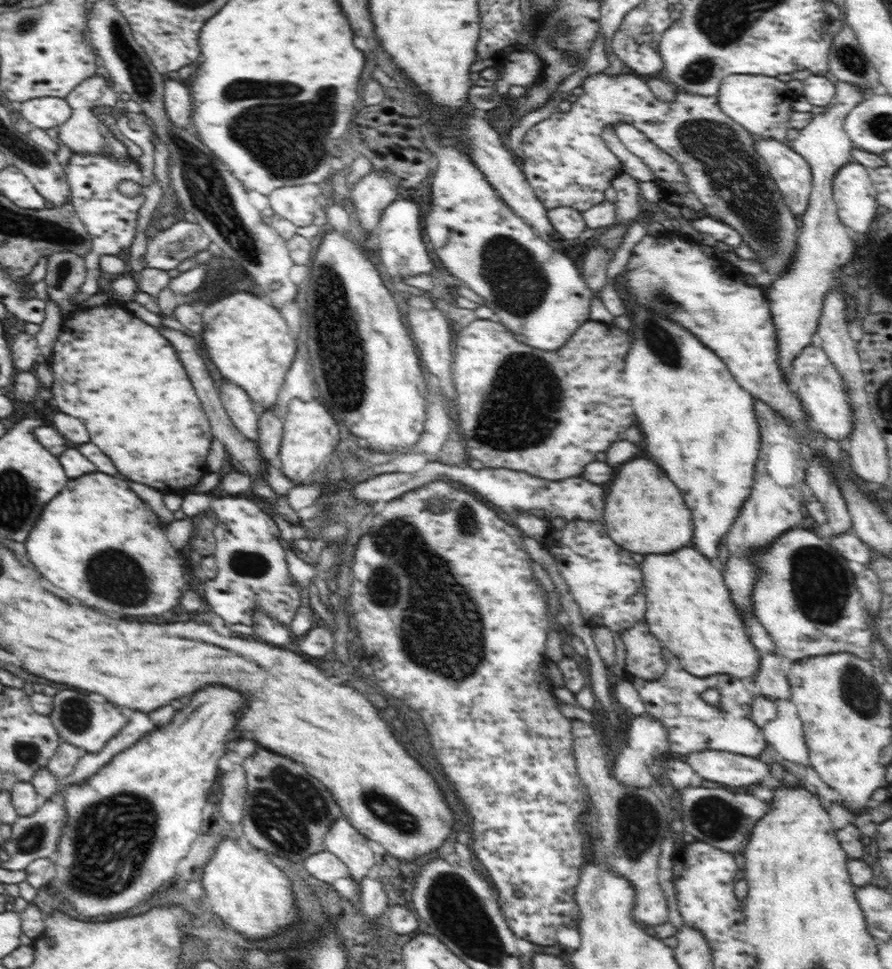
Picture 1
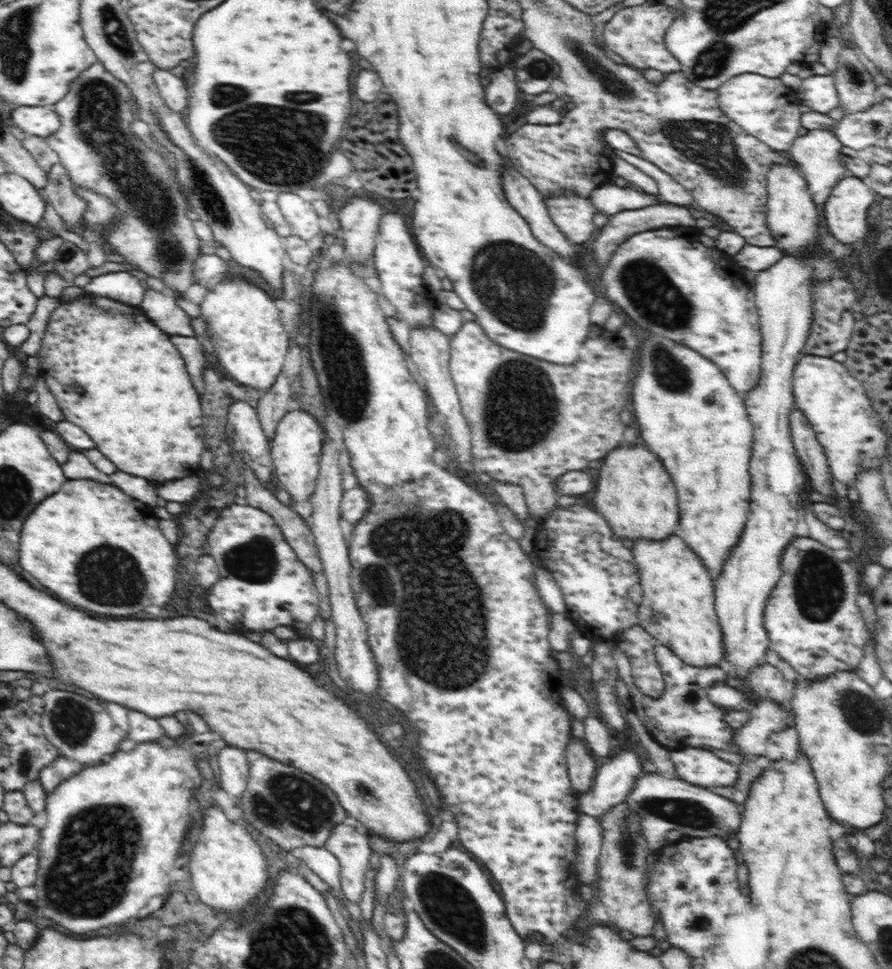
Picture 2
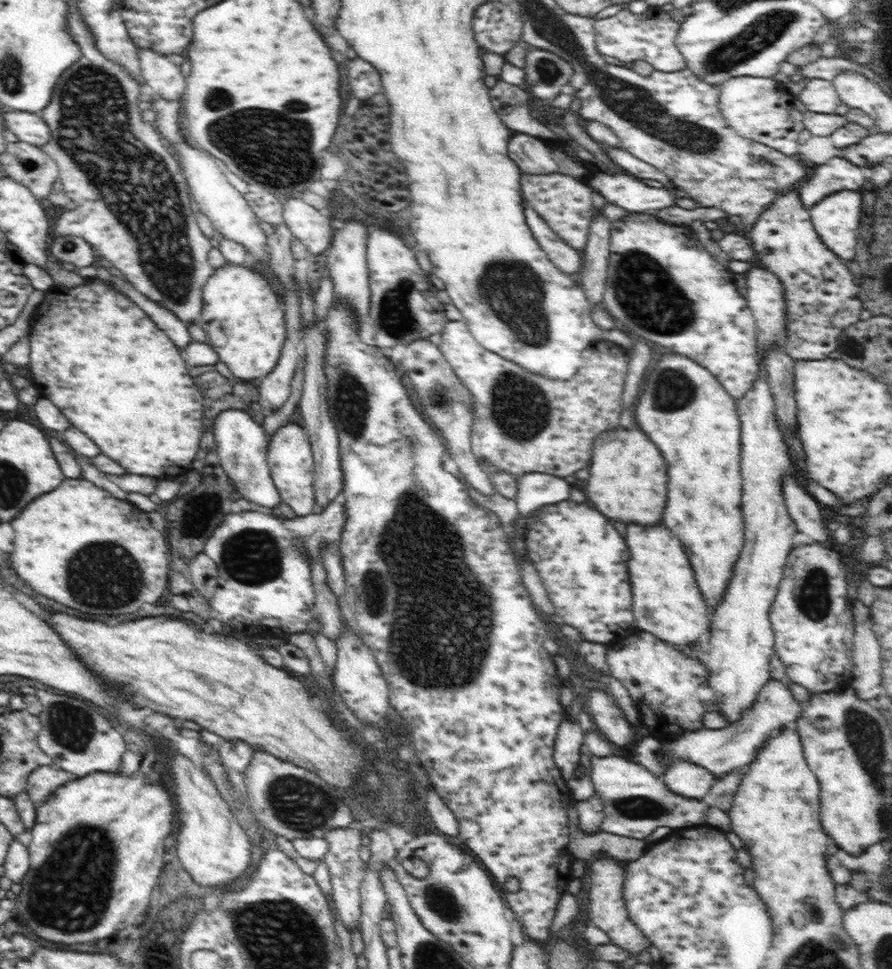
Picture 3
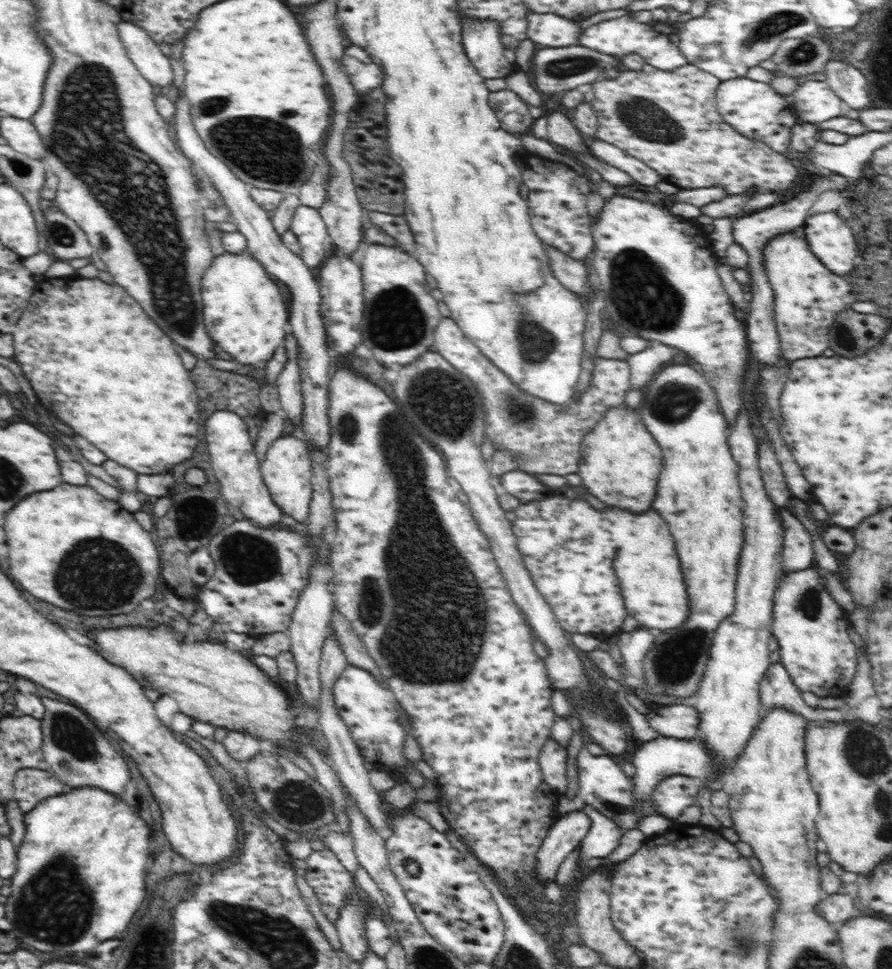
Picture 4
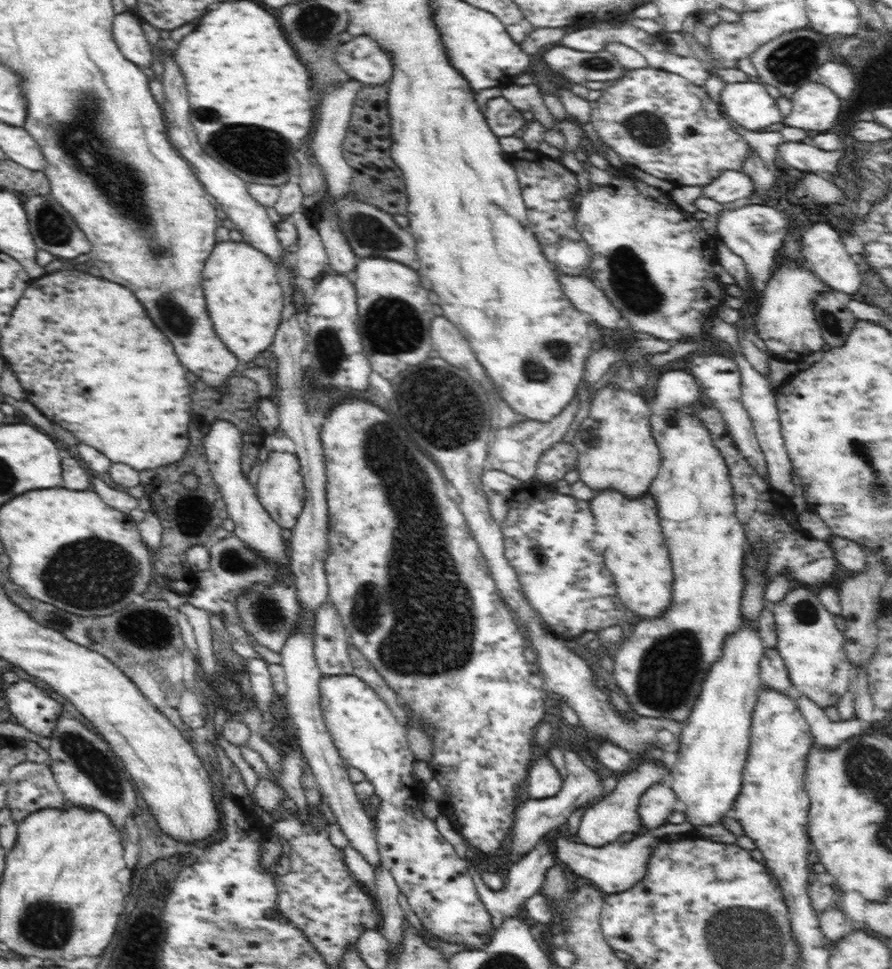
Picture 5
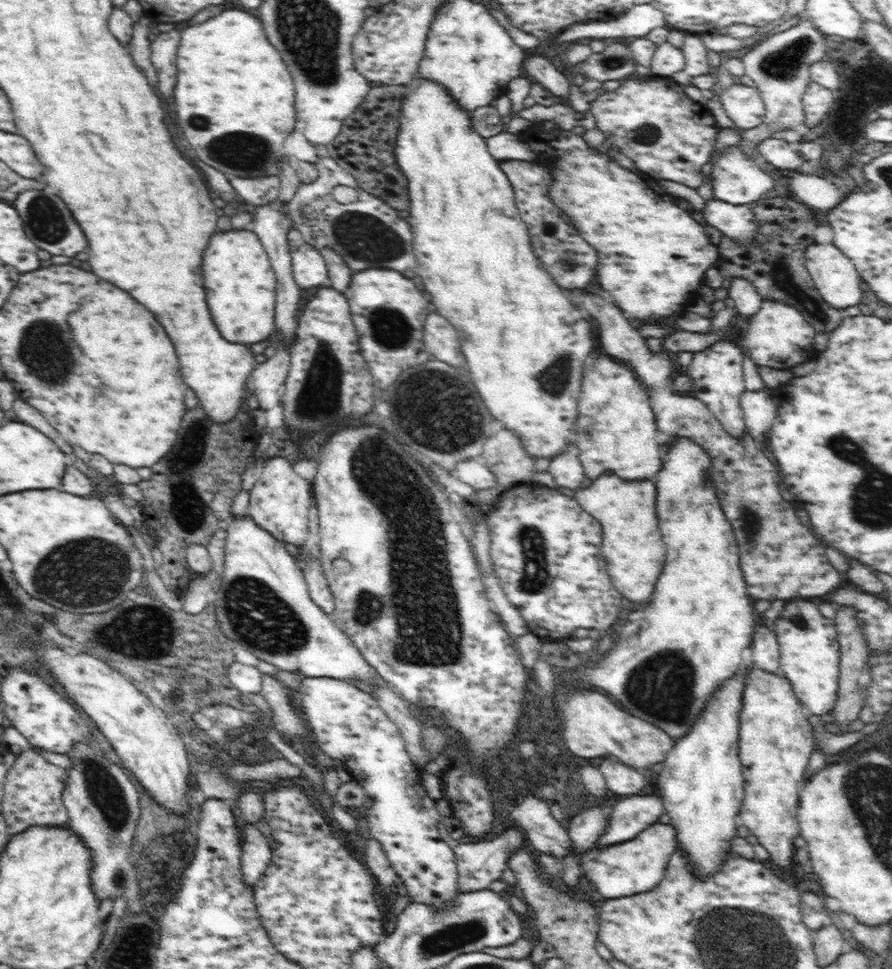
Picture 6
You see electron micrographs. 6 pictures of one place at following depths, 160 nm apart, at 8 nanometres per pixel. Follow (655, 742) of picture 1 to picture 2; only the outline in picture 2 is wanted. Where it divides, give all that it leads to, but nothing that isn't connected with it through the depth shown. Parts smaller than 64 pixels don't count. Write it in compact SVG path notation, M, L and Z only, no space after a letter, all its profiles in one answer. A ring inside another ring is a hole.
M620 750L610 762L599 765L592 788L580 793L579 809L584 814L601 817L615 804L626 800L634 790L636 778L642 774L644 768L636 750Z

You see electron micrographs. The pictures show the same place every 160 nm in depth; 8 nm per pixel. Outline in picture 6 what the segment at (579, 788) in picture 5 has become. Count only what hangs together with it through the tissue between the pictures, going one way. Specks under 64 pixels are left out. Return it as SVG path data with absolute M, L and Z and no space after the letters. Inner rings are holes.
M439 822L438 830L440 830L440 839L445 840L454 851L454 859L456 859L456 881L458 881L458 891L461 893L488 889L488 886L494 880L500 880L503 872L508 869L508 860L514 852L518 852L520 848L524 848L524 834L518 827L508 828L499 837L489 841L478 841L476 843L460 843L450 837L450 833L445 826Z

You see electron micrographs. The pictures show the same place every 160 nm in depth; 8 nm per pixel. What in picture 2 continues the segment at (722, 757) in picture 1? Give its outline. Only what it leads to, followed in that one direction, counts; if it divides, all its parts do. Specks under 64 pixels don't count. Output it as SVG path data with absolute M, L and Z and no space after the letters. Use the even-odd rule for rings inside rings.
M700 747L670 750L676 777L709 789L710 786L732 786L738 780L738 766Z

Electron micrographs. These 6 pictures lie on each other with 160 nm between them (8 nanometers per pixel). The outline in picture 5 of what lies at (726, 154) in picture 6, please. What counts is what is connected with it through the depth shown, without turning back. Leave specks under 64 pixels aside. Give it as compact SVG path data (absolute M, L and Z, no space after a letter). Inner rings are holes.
M722 170L710 184L702 187L702 196L720 205L753 196L753 180L743 171Z

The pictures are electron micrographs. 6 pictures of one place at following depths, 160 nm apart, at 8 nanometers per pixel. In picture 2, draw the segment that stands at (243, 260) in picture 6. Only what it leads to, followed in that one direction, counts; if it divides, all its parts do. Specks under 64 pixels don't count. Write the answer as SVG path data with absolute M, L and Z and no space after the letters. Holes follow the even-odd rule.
M230 278L208 288L200 312L199 317L206 323L206 334L214 346L218 364L226 374L238 383L258 390L272 388L283 370L290 346L288 336L278 322L280 312L274 298L244 280Z

